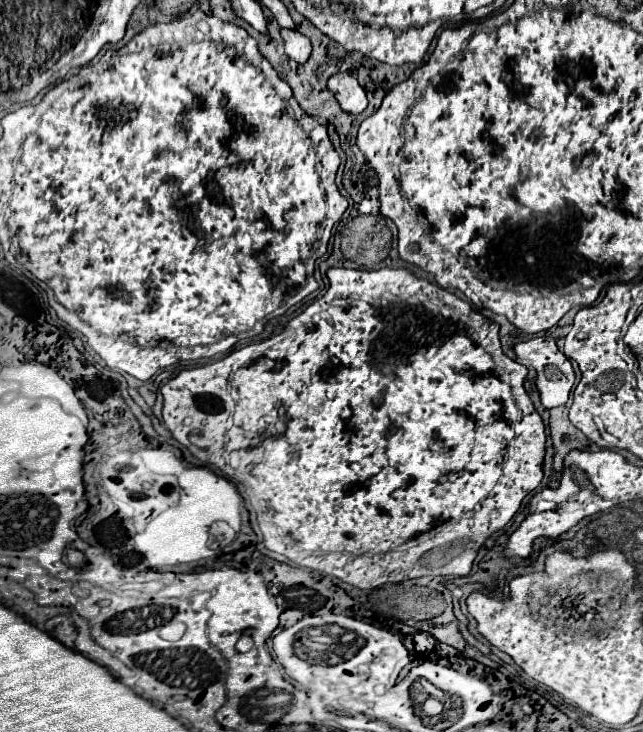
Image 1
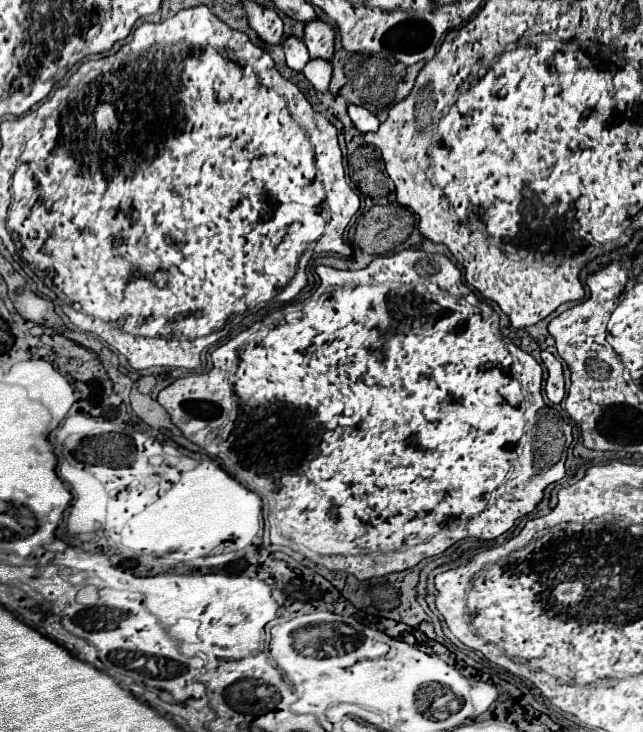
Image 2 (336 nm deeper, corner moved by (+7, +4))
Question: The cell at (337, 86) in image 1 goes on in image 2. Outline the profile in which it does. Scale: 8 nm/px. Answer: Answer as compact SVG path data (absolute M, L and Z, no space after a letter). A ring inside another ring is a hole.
M348 105L348 115L352 119L352 123L356 125L356 129L360 133L370 133L370 131L378 131L380 121L376 119L376 115L372 115L366 107L358 107L358 105Z

